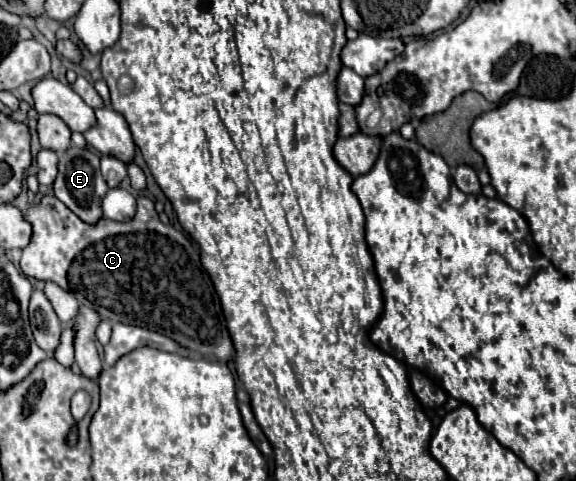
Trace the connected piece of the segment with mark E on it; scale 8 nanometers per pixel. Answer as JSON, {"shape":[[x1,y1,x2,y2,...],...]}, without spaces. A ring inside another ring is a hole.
{"shape":[[71,145,67,151,59,153,59,173,53,183,53,193,59,201,63,201,75,215,79,215,85,223,97,223,101,219,101,199,109,191,101,169,99,169,99,155,91,149,81,149]]}

